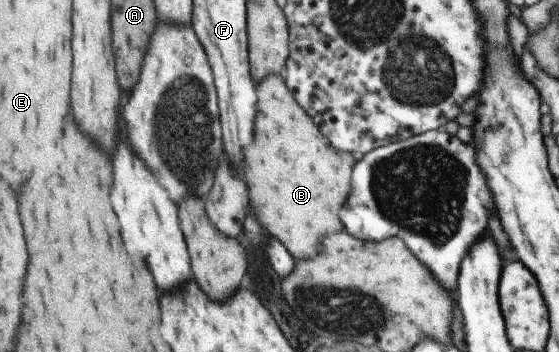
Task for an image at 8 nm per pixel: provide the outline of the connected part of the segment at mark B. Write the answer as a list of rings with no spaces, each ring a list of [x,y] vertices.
[[[274,73],[260,81],[257,90],[257,106],[260,114],[256,114],[256,138],[244,150],[242,174],[244,182],[248,182],[248,190],[252,190],[252,210],[260,214],[260,222],[268,226],[268,234],[284,242],[284,248],[292,258],[310,258],[320,252],[320,242],[324,234],[340,232],[342,224],[338,222],[338,208],[344,204],[349,194],[350,172],[354,157],[349,152],[333,147],[329,140],[320,134],[314,121],[303,107],[298,106],[292,93],[286,88],[283,74]]]

